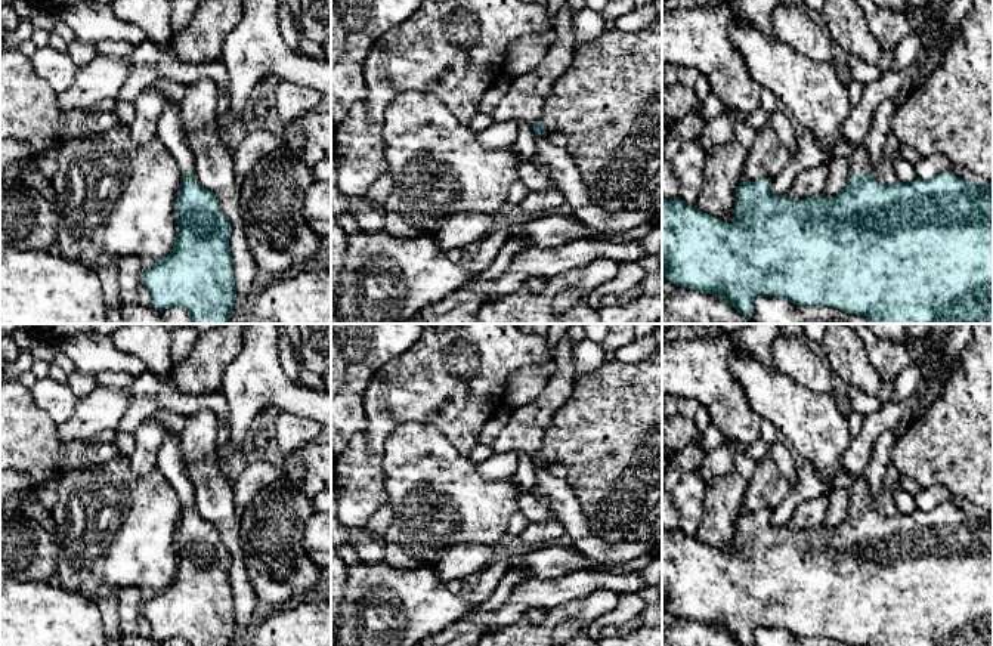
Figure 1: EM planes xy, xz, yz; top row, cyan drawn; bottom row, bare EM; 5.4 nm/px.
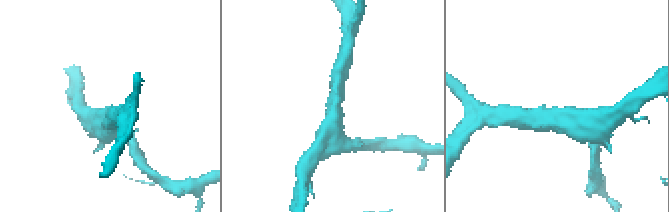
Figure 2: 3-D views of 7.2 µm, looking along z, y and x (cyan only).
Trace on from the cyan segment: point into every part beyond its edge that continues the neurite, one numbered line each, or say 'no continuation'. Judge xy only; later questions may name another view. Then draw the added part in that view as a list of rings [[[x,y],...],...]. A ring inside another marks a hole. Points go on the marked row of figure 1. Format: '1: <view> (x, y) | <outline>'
1: xy (169, 132) | [[[170,99],[158,120],[157,137],[167,146],[182,173],[195,171],[192,151],[186,145],[185,133],[180,127],[180,105]]]

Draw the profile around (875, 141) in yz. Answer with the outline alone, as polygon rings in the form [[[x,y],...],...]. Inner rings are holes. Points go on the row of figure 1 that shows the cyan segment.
[[[959,25],[952,31],[946,43],[918,69],[915,80],[903,87],[894,98],[882,102],[873,112],[870,129],[861,142],[867,151],[867,157],[876,176],[879,163],[887,155],[887,137],[891,132],[891,118],[901,102],[904,102],[915,90],[921,89],[934,68],[940,64],[952,43],[959,37]]]

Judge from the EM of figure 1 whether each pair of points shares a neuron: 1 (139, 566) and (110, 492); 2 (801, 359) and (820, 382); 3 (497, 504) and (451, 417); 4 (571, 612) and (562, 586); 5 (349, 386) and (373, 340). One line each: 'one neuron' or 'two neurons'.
1: one neuron
2: one neuron
3: two neurons
4: two neurons
5: one neuron

